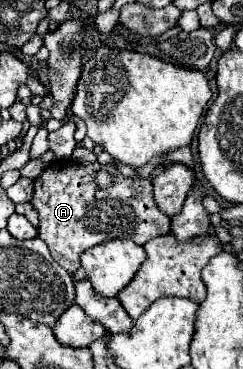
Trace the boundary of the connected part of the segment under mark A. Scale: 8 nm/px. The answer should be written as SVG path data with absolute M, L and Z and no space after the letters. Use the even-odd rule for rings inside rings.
M74 160L52 164L34 180L32 204L40 216L38 236L48 244L54 260L70 274L78 270L80 254L96 244L128 238L142 246L156 236L170 234L170 220L158 212L152 198L152 182L144 178L124 178L114 164L78 164ZM98 168L116 176L116 182L106 190L94 184L94 172Z

